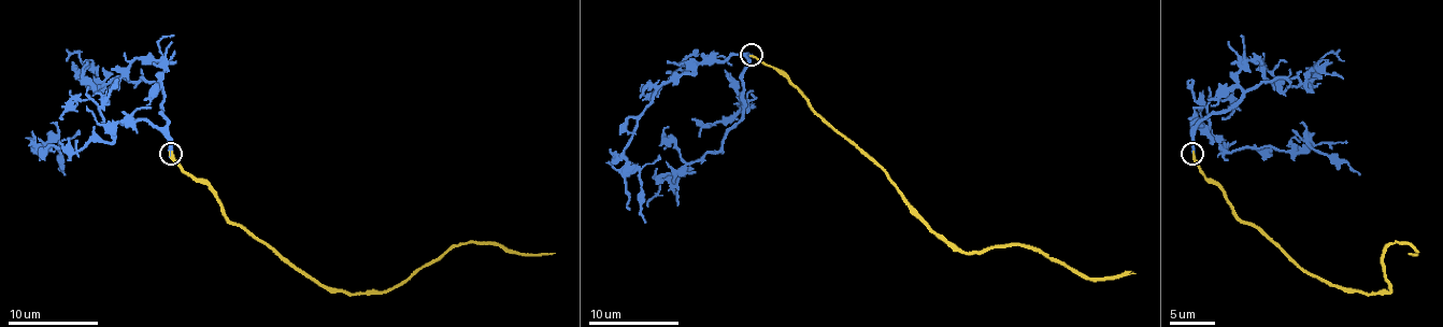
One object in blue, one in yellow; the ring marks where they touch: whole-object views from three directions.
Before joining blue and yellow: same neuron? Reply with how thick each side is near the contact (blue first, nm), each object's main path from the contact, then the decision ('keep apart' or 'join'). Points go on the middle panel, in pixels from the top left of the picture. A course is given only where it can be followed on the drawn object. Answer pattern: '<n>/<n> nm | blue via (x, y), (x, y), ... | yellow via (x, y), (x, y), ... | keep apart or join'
320/190 nm | blue via (752, 54), (701, 61), (690, 74), (670, 80), (638, 119), (625, 158), (640, 179), (645, 222) | yellow via (752, 54), (774, 66), (885, 172), (900, 197), (930, 226), (966, 251), (1027, 244), (1090, 279), (1136, 273) | join

